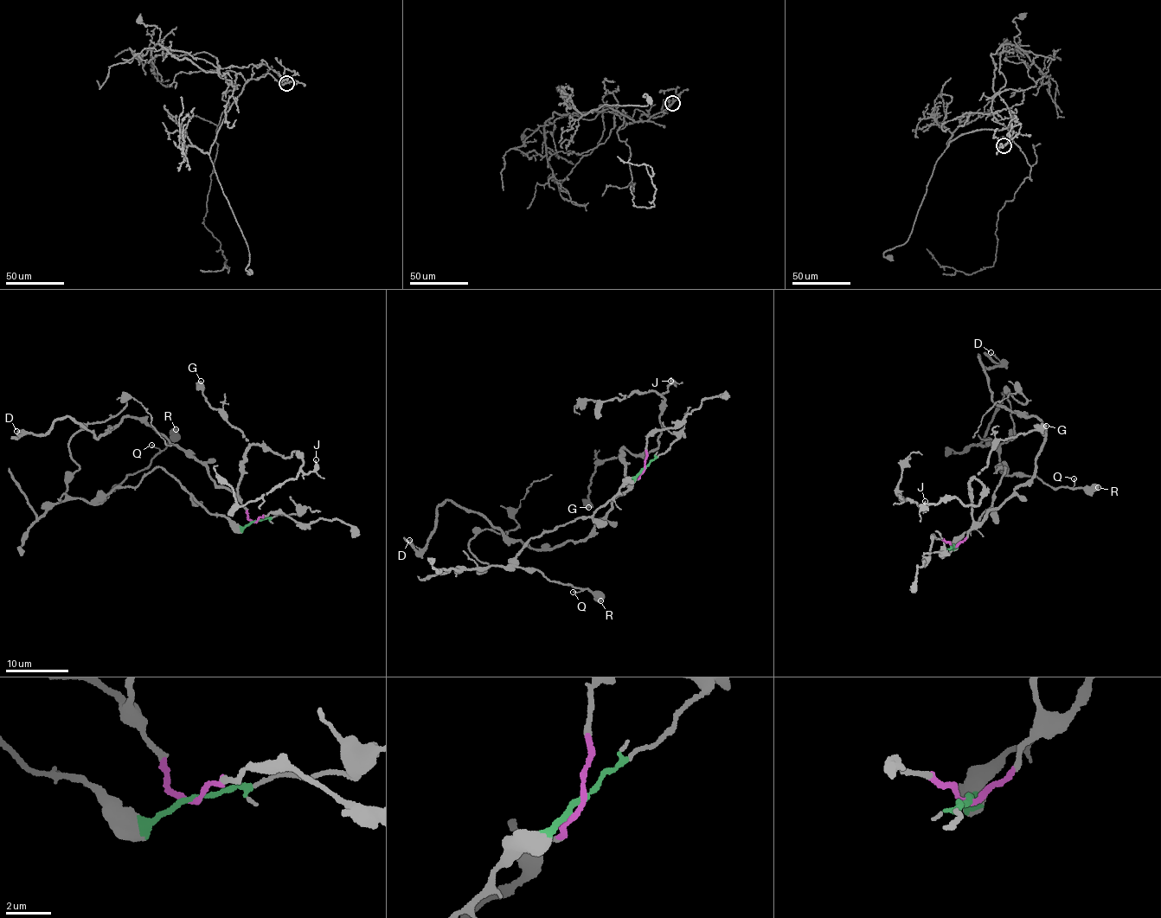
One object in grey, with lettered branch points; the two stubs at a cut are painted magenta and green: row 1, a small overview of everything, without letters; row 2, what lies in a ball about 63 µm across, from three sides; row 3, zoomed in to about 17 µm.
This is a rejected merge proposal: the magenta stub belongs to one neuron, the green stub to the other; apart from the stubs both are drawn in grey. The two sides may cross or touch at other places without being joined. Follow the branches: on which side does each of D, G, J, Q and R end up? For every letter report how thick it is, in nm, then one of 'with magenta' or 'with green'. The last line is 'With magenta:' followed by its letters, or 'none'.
D: calibre 120 nm; with magenta
G: calibre 600 nm; with magenta
J: calibre 260 nm; with magenta
Q: calibre 140 nm; with green
R: calibre 650 nm; with green
With magenta: D, G, J

